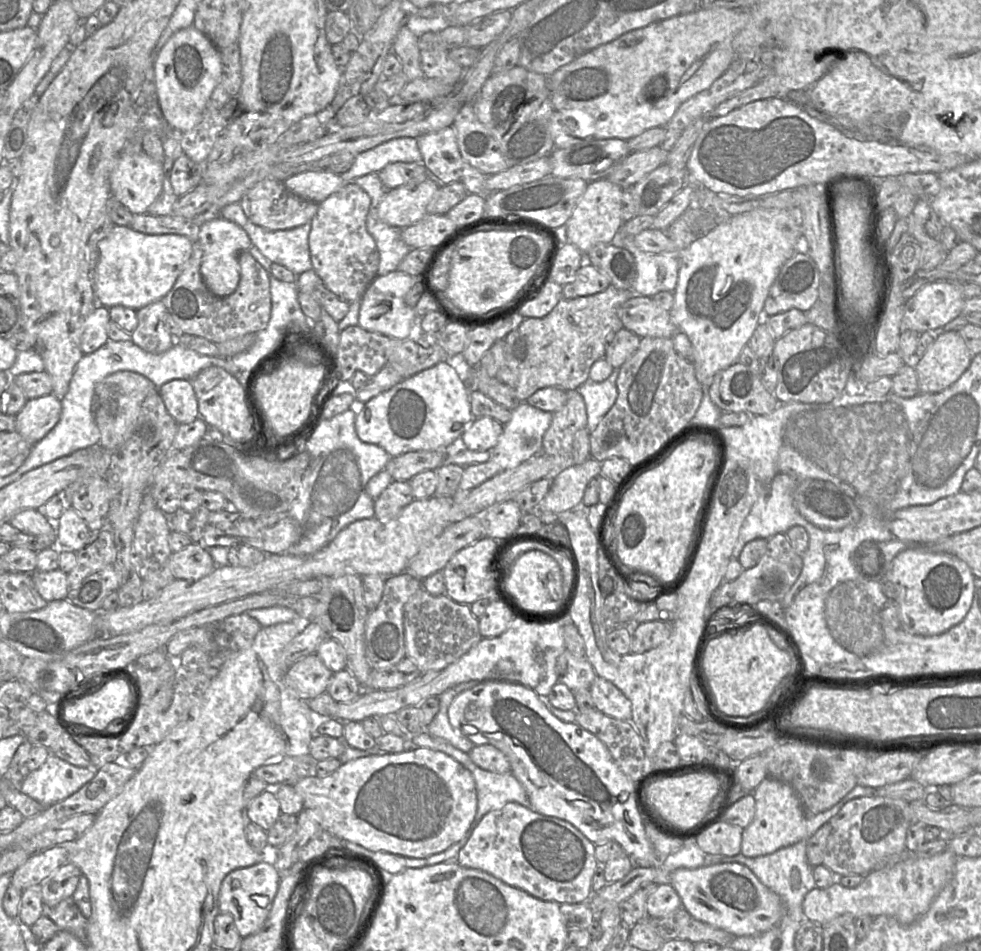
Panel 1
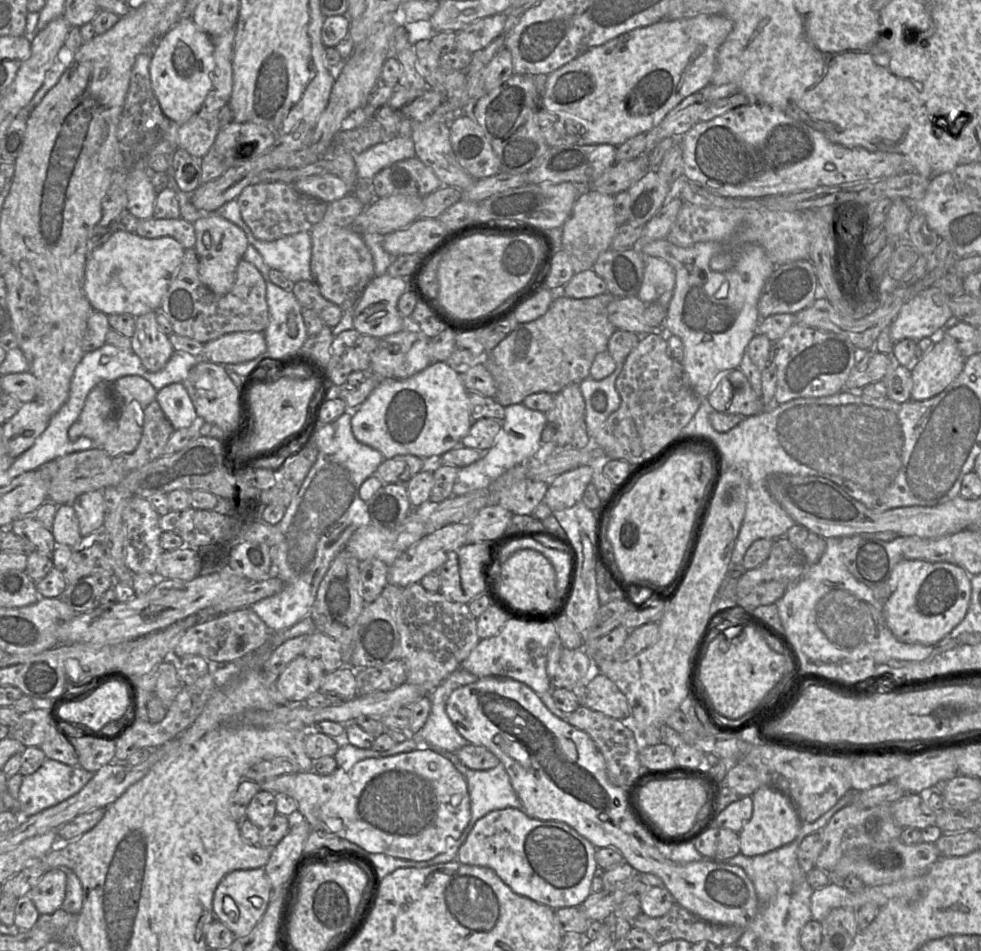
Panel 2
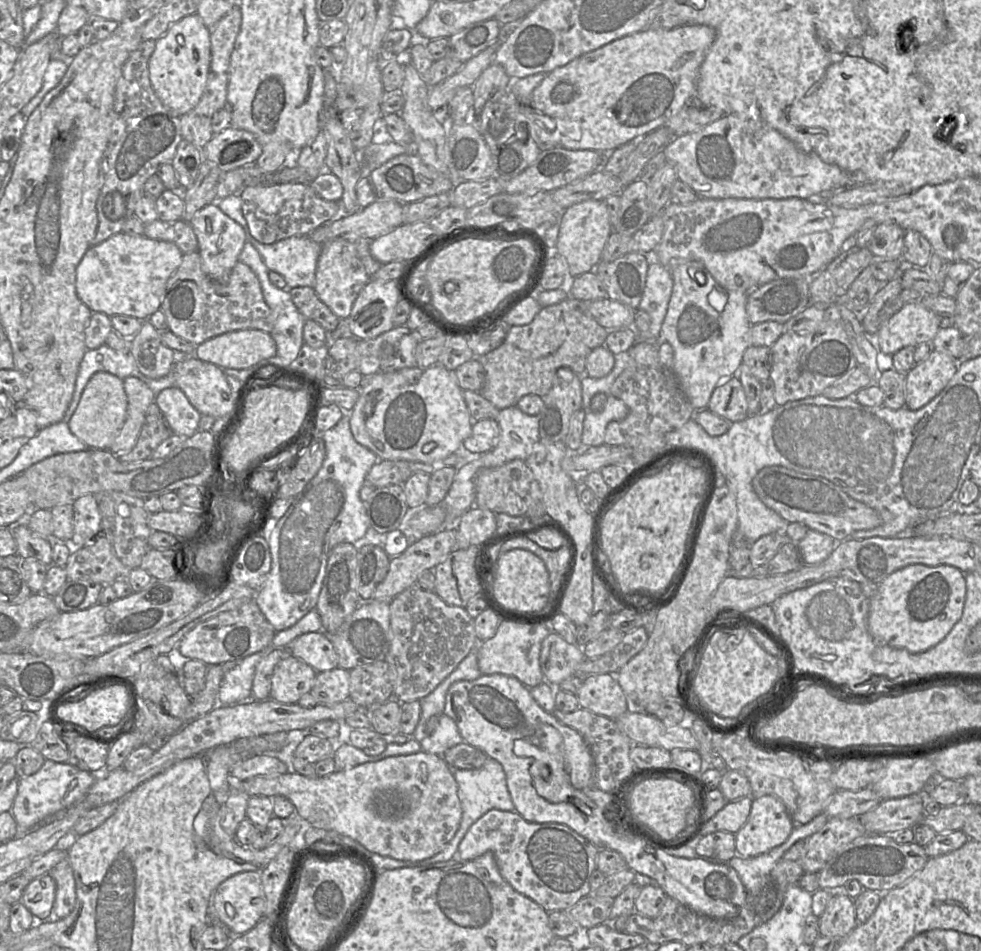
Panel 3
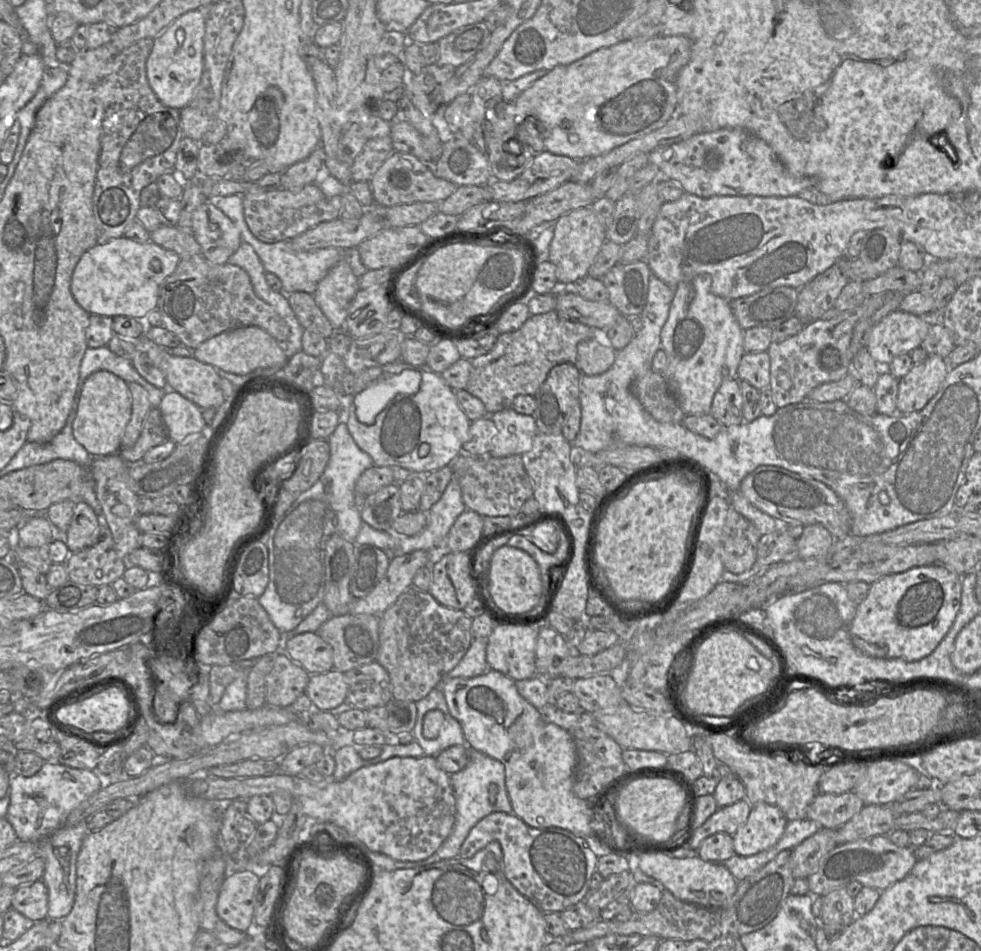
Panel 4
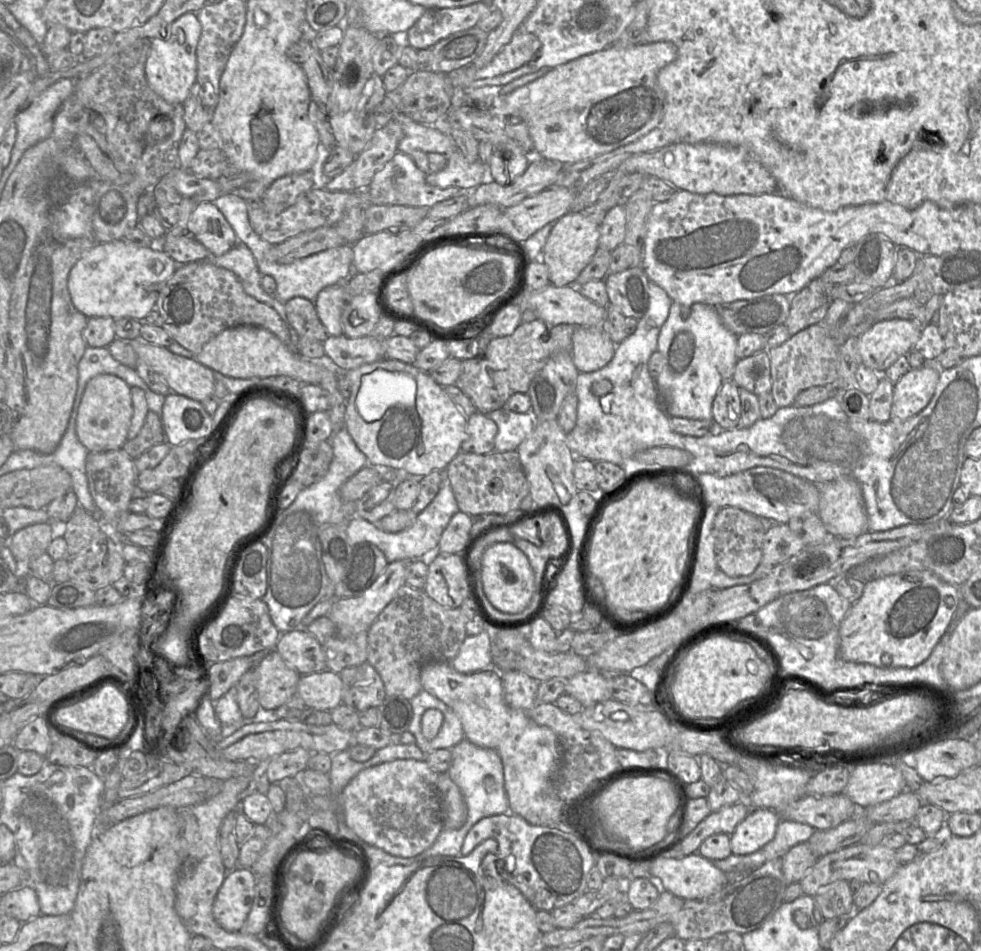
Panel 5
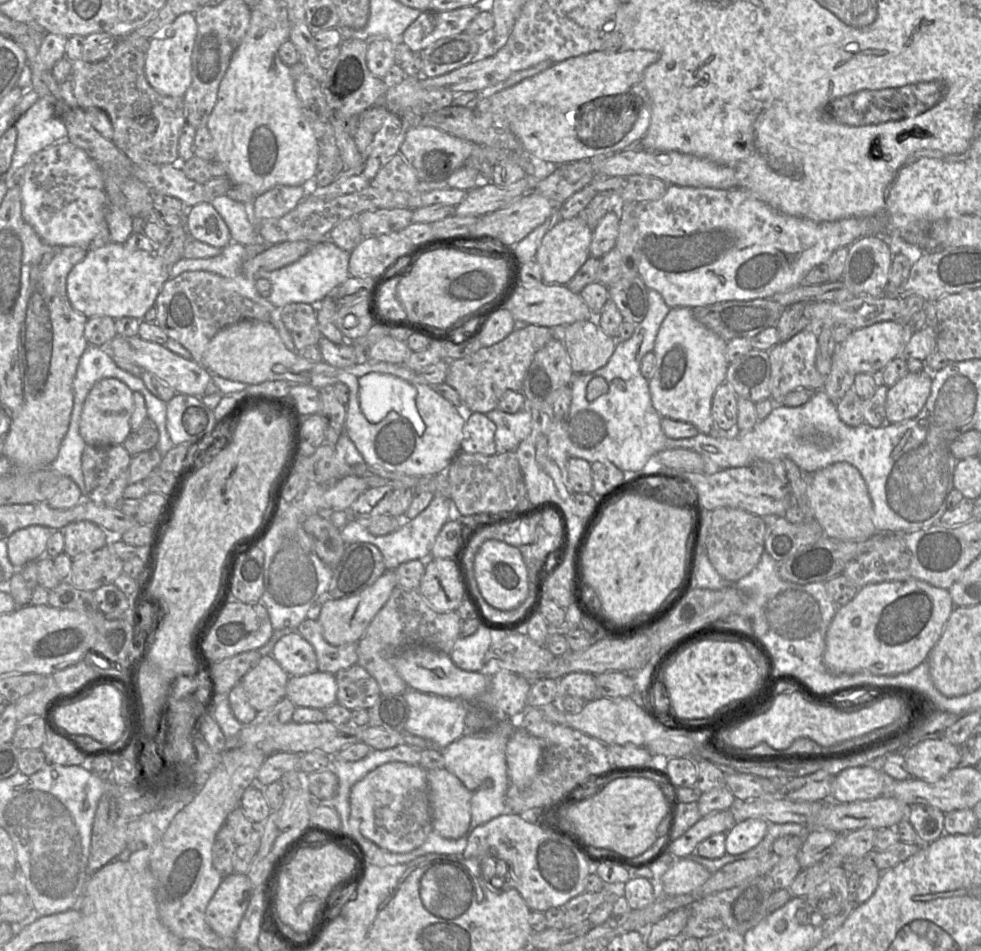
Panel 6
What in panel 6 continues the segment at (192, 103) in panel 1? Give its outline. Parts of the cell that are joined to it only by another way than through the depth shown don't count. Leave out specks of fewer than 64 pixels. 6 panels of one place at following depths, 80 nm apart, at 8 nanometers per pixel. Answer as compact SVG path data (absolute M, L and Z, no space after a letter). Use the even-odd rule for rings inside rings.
M183 13L161 32L150 38L145 59L145 75L158 93L170 97L184 97L192 81L192 51L197 28L195 14Z

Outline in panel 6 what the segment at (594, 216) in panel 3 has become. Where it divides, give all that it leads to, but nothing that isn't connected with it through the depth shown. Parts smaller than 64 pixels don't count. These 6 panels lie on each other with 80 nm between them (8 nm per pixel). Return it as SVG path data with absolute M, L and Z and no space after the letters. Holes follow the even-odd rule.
M578 217L562 219L543 237L537 250L535 261L542 270L542 281L550 285L567 285L580 267L590 257L593 227Z

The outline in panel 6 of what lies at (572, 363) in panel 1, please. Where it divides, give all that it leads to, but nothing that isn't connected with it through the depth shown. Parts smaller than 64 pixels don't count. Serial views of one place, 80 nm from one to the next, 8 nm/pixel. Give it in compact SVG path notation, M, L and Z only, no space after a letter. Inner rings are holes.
M529 324L513 330L505 339L476 352L449 362L445 383L459 394L463 406L472 412L486 414L498 408L507 390L522 391L523 382L535 354L551 339L560 337L561 329Z

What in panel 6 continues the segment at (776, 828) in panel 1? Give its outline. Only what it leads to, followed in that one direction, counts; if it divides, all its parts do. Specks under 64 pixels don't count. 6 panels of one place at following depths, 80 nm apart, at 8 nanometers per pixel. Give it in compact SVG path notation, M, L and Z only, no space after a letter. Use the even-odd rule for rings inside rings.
M749 818L736 823L726 833L726 853L737 855L756 847L766 835L768 822Z

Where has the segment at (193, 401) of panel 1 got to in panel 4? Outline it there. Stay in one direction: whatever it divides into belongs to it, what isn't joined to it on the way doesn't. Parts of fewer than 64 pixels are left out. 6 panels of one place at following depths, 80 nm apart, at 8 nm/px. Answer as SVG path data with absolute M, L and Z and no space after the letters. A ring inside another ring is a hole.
M166 390L159 409L169 438L177 444L207 432L202 409L174 390Z

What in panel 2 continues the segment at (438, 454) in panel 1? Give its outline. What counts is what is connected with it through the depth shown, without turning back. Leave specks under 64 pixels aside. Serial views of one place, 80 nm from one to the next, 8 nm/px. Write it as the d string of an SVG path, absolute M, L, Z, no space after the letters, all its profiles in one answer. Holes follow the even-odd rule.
M397 455L391 459L384 459L378 466L375 476L383 484L404 484L422 471L424 459L415 455Z

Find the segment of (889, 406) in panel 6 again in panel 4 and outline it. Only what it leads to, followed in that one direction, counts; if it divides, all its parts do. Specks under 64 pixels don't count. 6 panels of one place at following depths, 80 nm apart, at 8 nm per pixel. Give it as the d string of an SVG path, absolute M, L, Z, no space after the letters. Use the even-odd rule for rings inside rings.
M928 355L923 363L913 365L908 374L899 380L897 412L908 414L922 410L936 395L949 370L950 365L947 360L938 355Z

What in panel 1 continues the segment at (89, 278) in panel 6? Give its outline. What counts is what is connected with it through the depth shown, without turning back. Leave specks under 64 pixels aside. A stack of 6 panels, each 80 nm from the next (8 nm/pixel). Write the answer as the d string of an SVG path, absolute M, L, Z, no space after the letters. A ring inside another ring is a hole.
M113 226L106 238L99 242L99 260L92 273L93 291L99 305L111 308L123 306L135 311L163 298L171 290L193 251L193 243L176 234L147 235L127 226Z

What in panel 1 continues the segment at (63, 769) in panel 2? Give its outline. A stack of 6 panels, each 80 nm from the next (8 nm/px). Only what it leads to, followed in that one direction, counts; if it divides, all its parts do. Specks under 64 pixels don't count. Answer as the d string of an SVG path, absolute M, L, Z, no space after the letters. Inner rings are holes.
M50 754L43 765L24 778L19 791L49 807L76 793L95 773L91 767L75 766Z

